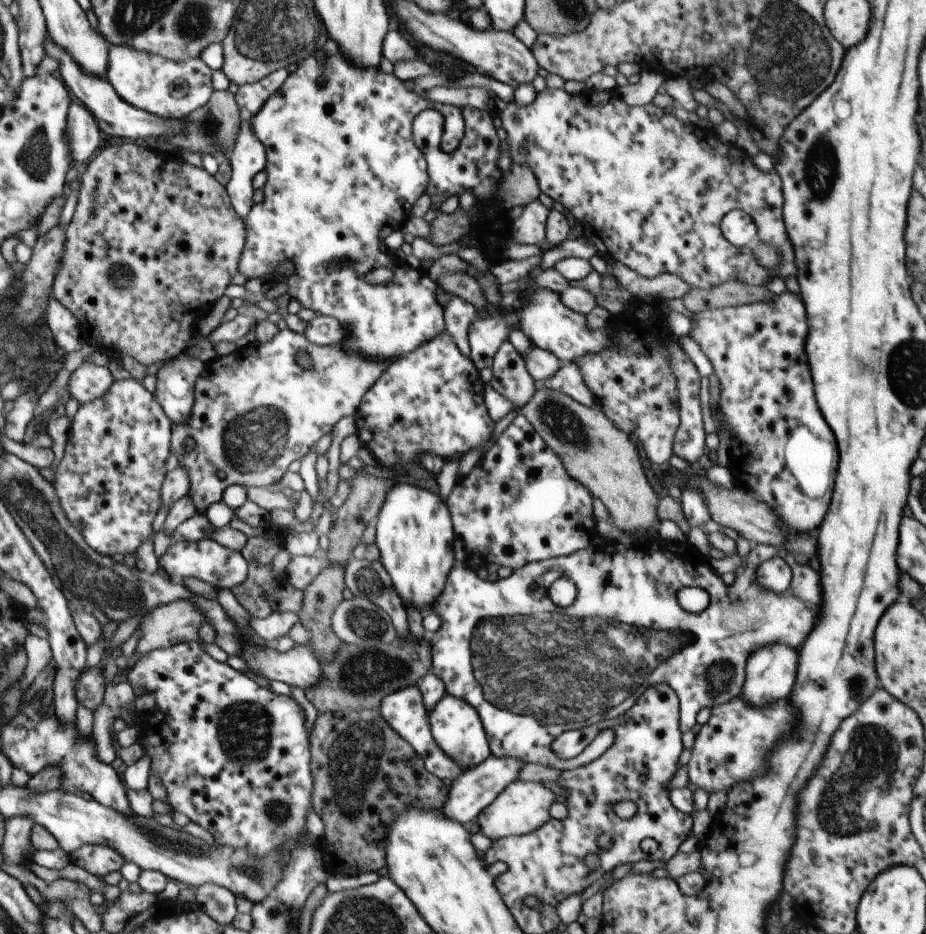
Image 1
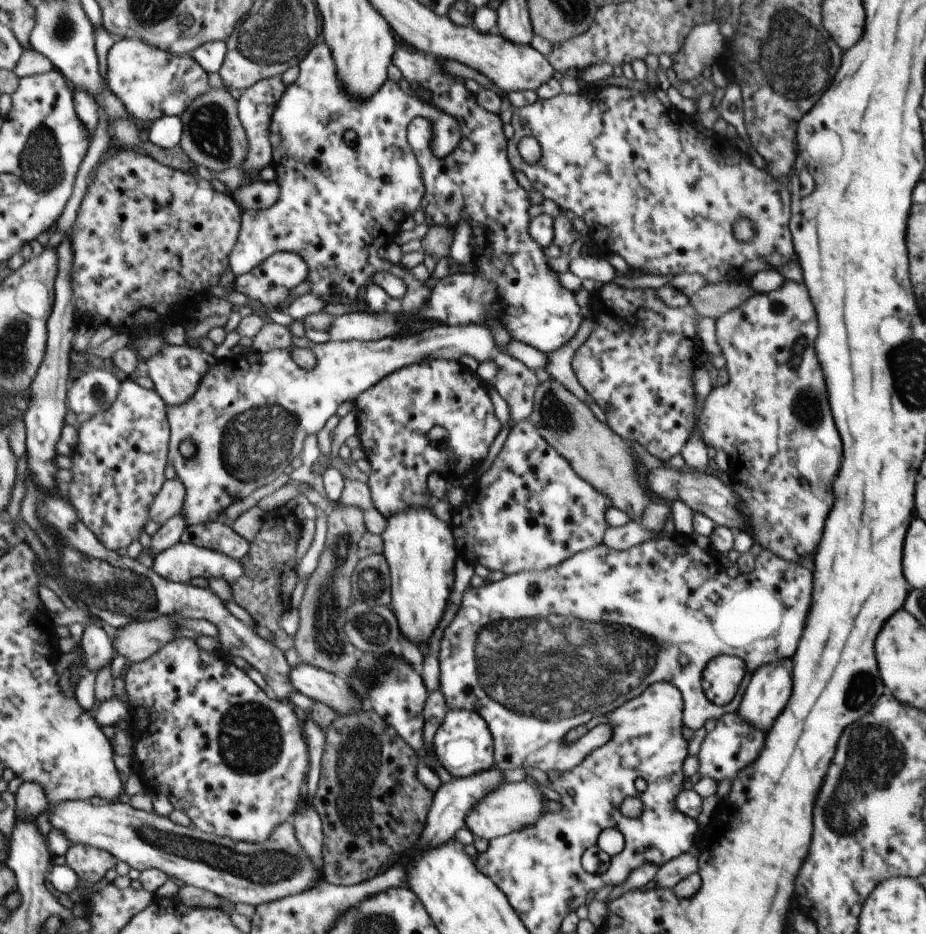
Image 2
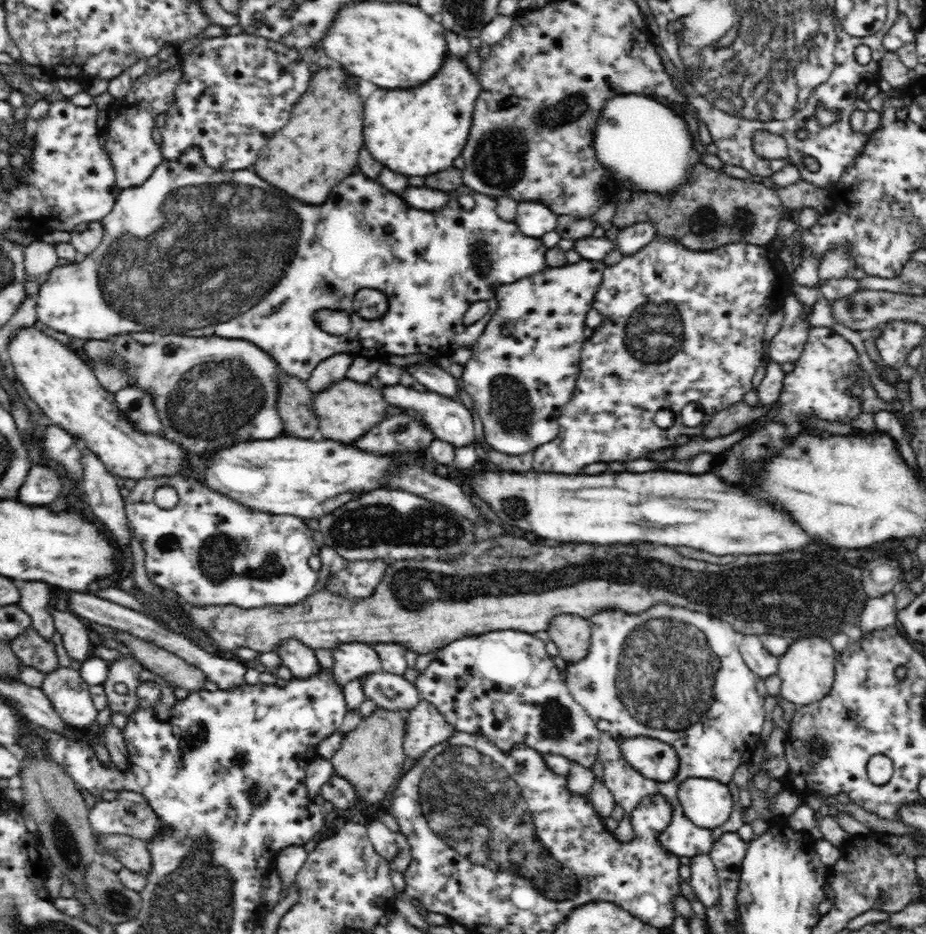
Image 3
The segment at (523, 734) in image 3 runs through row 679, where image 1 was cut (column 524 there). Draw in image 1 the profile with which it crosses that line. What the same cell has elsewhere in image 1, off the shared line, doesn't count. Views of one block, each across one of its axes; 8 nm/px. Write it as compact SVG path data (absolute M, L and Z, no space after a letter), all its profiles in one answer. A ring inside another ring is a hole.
M520 414L496 438L474 470L466 478L457 481L446 500L456 534L456 563L478 570L494 562L516 570L531 562L568 556L588 548L599 536L592 500L594 496L588 488L568 474L558 455L544 442L526 417Z

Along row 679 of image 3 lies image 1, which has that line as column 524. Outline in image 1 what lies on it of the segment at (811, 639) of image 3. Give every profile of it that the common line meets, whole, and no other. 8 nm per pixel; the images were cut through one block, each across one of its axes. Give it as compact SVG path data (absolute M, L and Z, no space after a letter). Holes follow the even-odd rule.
M516 779L477 816L478 832L493 841L530 833L551 819L550 806L554 802L557 802L555 794L543 783Z

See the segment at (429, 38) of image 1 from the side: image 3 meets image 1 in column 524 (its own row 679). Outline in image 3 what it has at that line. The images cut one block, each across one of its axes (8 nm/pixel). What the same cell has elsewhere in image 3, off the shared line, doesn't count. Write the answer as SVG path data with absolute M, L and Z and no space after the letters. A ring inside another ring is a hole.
M58 664L50 674L44 674L42 690L45 696L62 720L78 730L89 728L99 715L89 689L80 671L72 668Z

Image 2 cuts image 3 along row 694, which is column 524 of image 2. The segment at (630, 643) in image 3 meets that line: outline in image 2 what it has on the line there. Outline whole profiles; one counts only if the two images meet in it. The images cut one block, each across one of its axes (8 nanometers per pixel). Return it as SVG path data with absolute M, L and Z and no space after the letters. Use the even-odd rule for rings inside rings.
M662 531L658 538L652 538L648 542L642 542L638 546L632 546L629 550L613 550L601 543L592 549L584 550L579 554L574 554L572 558L560 562L559 566L552 566L547 570L526 570L526 572L518 572L505 576L500 582L489 582L478 588L468 586L463 592L462 604L460 604L459 613L454 616L454 620L450 622L450 626L444 630L444 636L440 640L440 652L438 653L438 663L440 668L440 691L446 700L449 710L452 708L475 711L480 714L486 722L493 740L493 760L495 766L500 767L504 771L516 768L533 768L540 769L545 773L556 772L564 773L573 770L579 766L584 760L592 754L594 750L598 750L610 742L612 738L612 728L608 724L600 724L592 728L585 736L582 736L578 742L574 744L566 744L564 738L566 734L582 724L589 722L593 716L604 716L608 712L620 708L628 700L638 698L644 690L653 683L666 681L674 684L680 690L683 699L682 719L684 727L697 731L704 727L708 720L718 720L720 716L724 716L726 712L737 712L744 696L742 688L736 695L724 706L717 706L706 699L704 690L702 689L703 672L708 662L720 655L733 655L742 660L745 664L747 679L764 664L770 662L780 662L784 658L792 658L792 654L796 652L798 640L804 632L804 624L806 624L806 604L810 610L810 602L812 602L812 572L808 568L803 567L800 563L789 562L776 556L774 552L770 552L766 548L755 556L756 564L754 570L748 574L739 574L736 578L730 578L726 569L719 564L712 551L701 550L689 538L681 538L678 535L668 534ZM680 654L688 657L688 663L682 665L680 663Z

